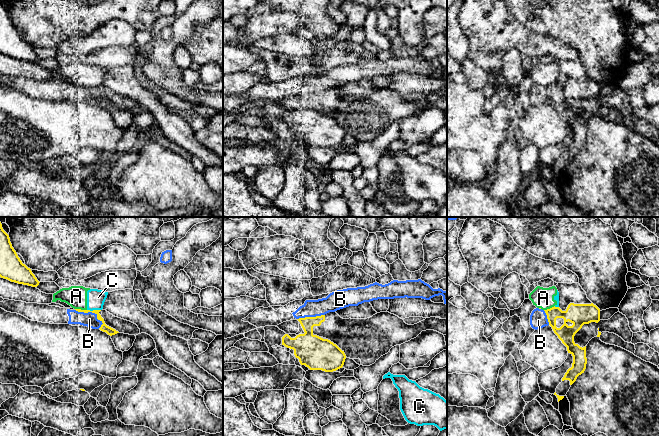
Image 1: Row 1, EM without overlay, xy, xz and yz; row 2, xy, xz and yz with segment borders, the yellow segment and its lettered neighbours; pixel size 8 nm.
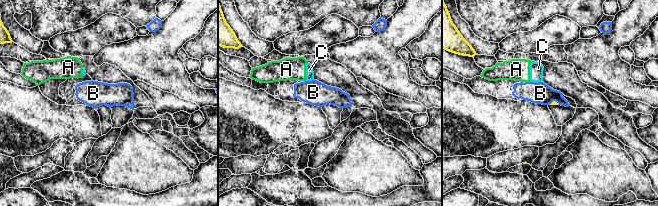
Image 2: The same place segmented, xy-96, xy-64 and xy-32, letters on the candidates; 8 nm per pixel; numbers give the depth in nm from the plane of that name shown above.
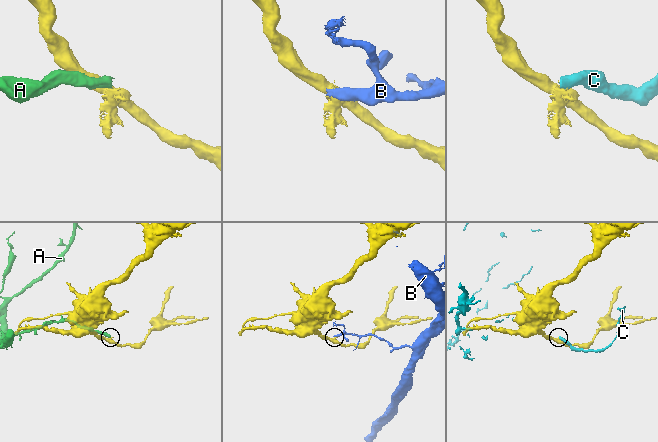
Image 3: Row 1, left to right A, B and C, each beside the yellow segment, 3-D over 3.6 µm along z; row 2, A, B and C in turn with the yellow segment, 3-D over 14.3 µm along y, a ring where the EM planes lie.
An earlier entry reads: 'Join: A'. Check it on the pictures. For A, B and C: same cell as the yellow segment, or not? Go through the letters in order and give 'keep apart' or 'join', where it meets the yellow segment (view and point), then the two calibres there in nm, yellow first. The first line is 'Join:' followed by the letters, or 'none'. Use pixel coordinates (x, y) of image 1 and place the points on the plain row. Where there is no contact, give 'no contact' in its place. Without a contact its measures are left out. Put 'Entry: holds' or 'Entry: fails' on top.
Entry: fails
Join: none
A: keep apart; contact xy (80, 85); calibres 60 and 180 nm
B: keep apart; contact xy (90, 87); calibres 70 and 120 nm
C: keep apart; contact xy (94, 86); calibres 70 and 140 nm

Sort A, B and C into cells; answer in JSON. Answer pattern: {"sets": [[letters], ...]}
{"sets": [["A", "C"], ["B"]]}

